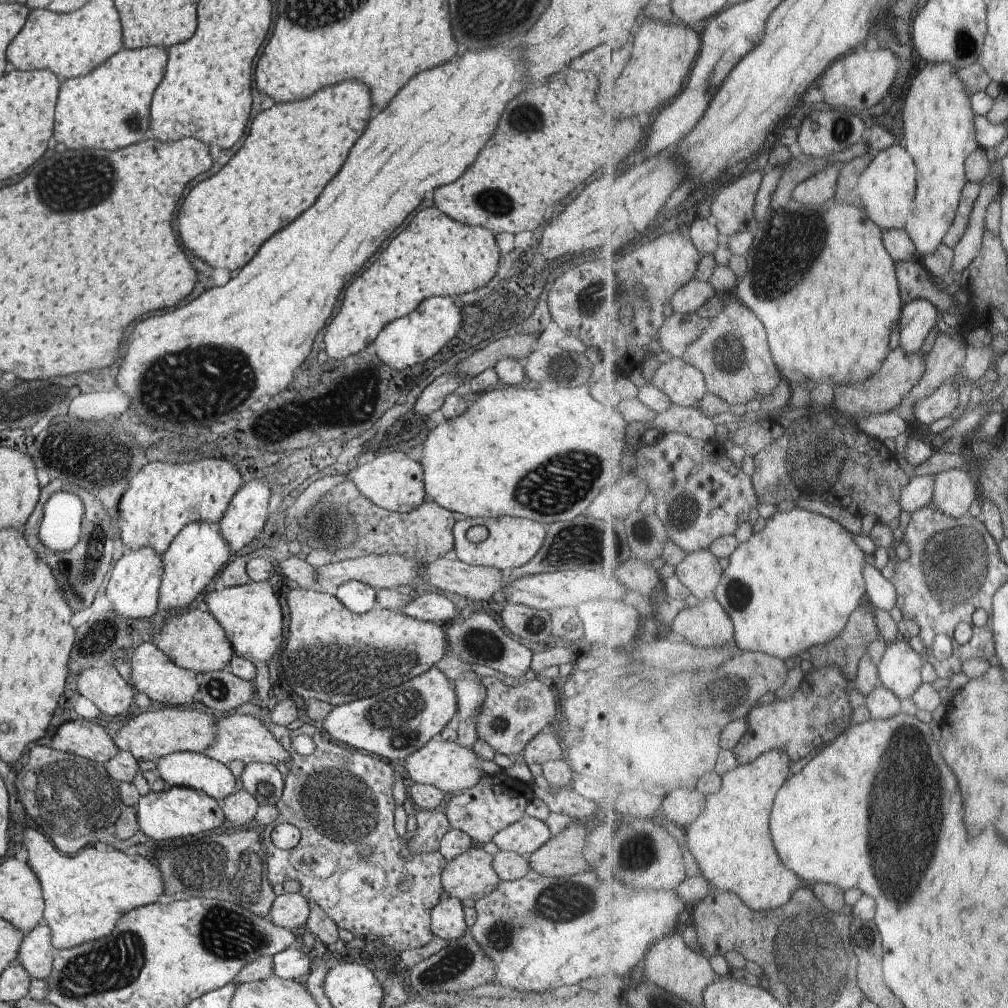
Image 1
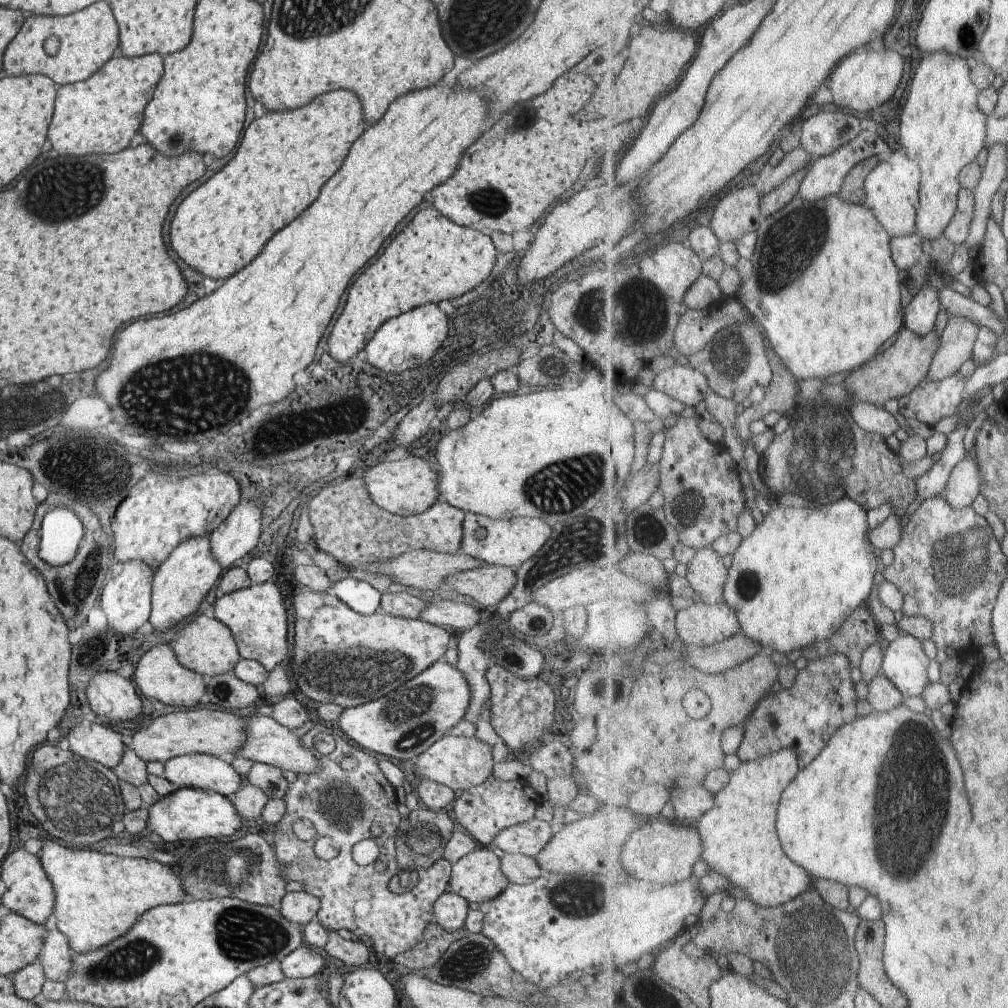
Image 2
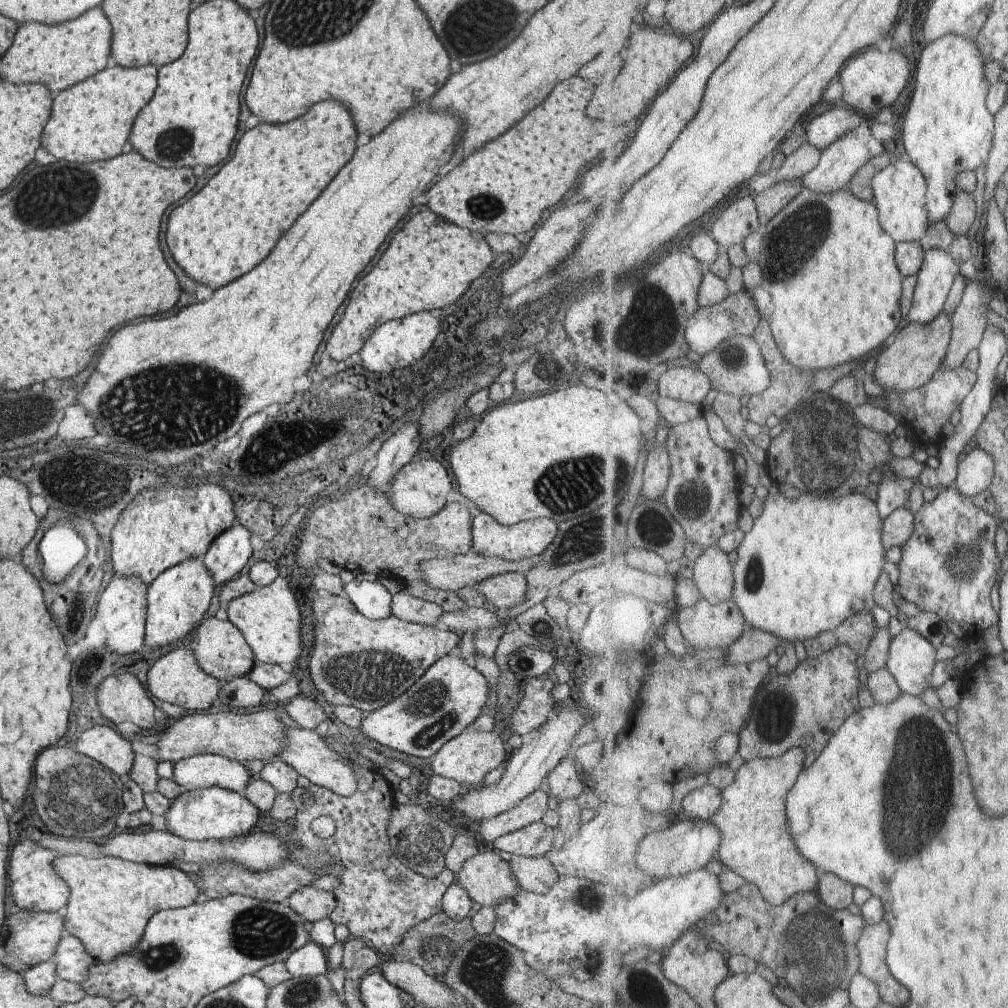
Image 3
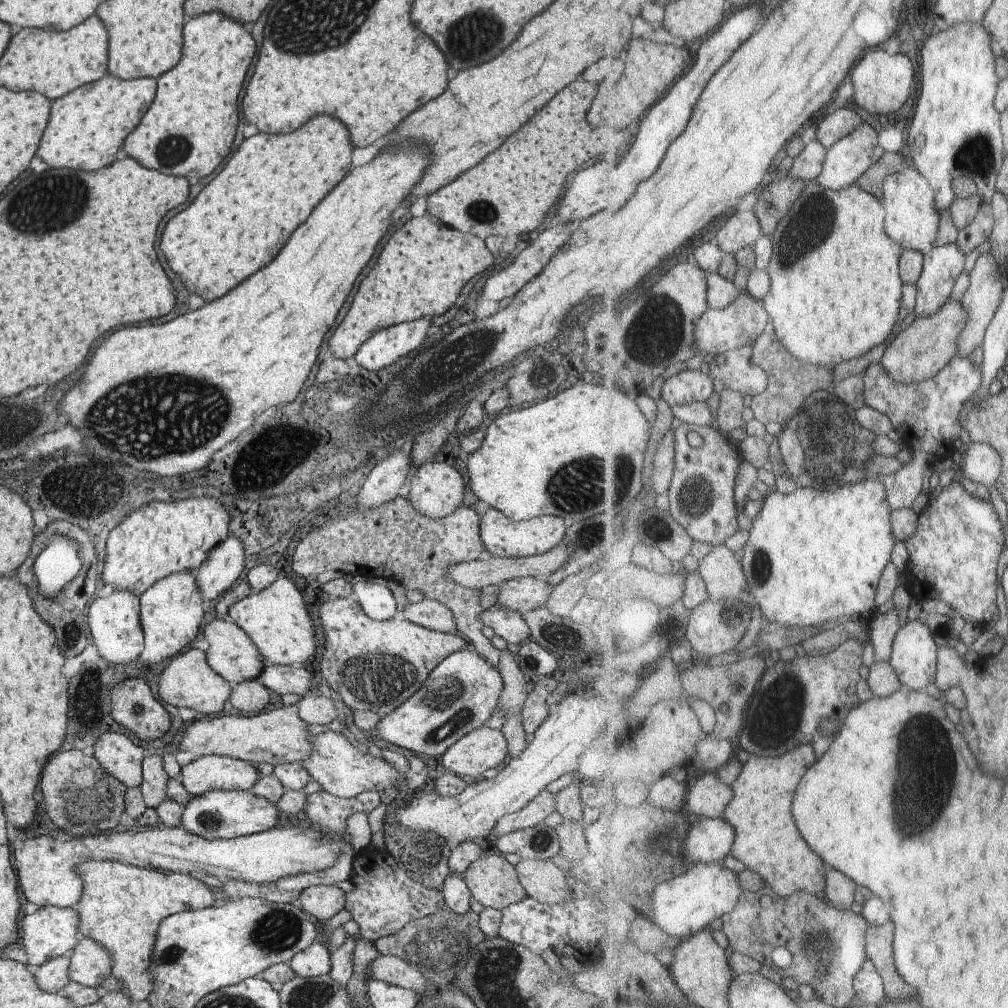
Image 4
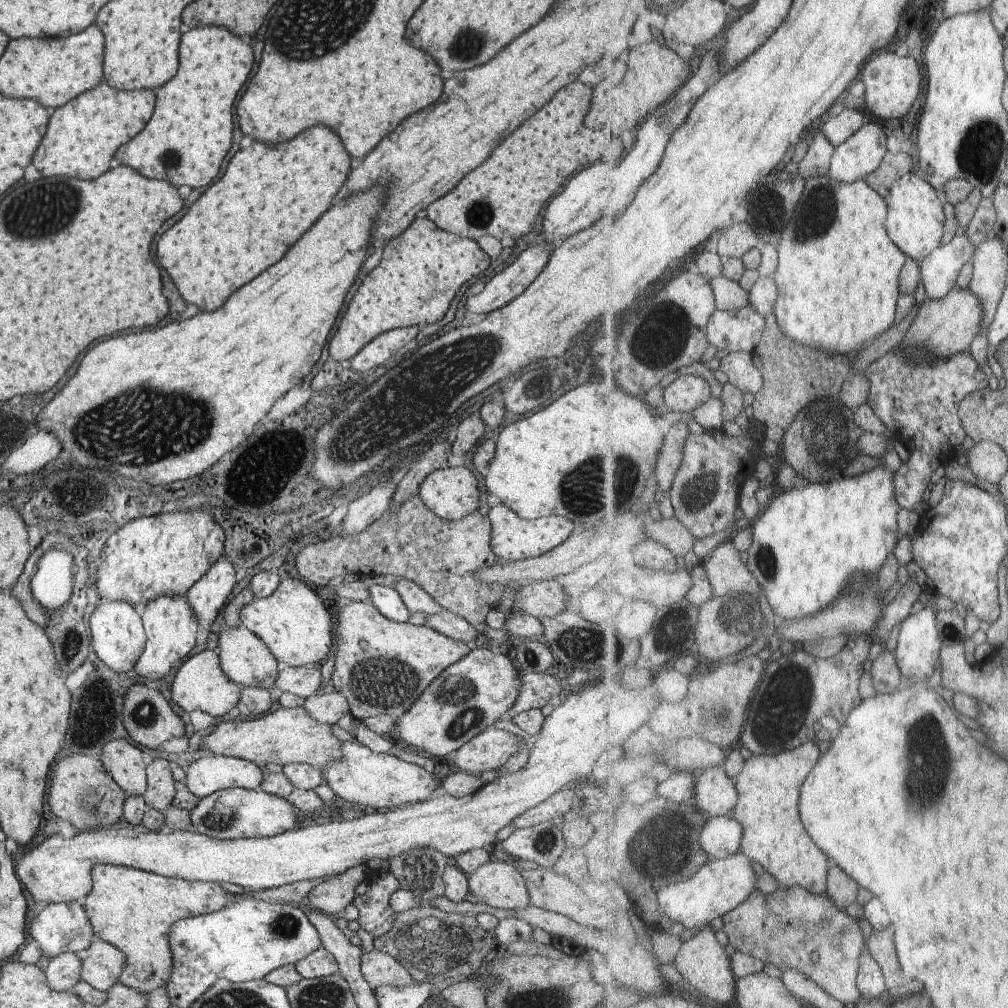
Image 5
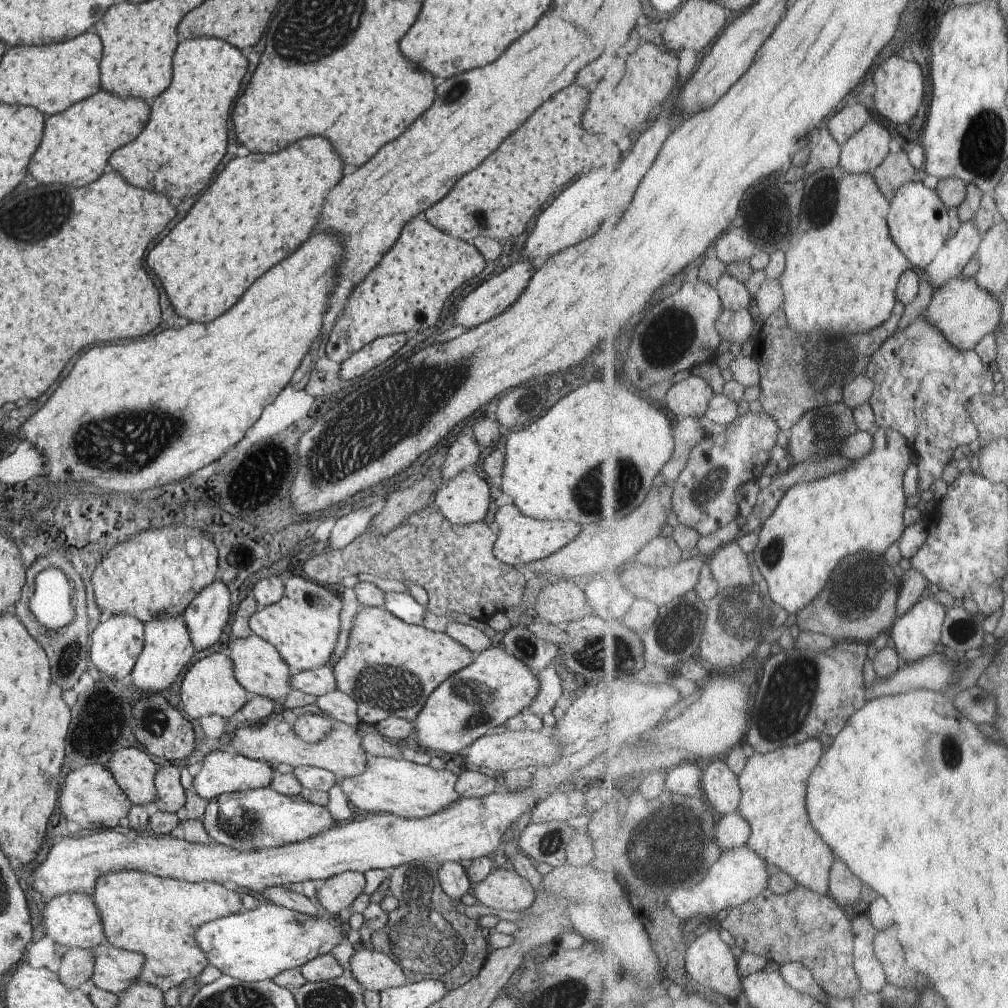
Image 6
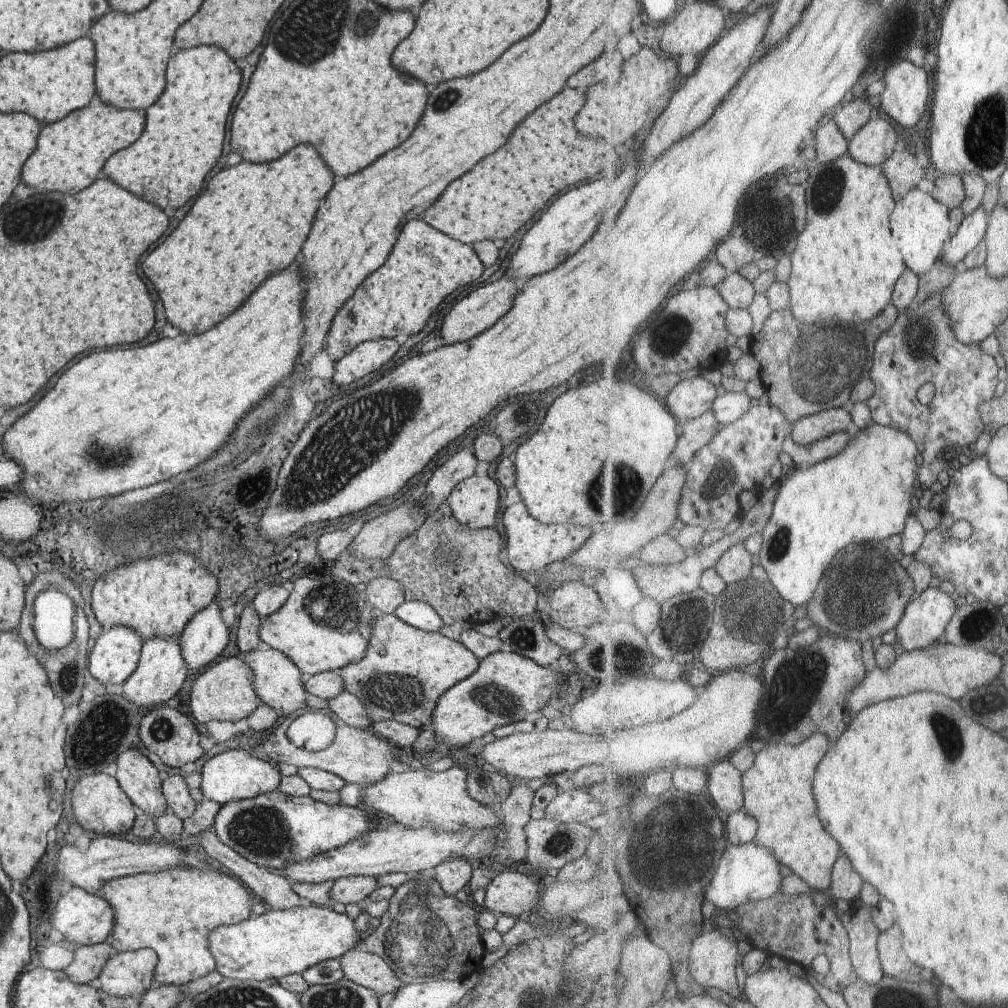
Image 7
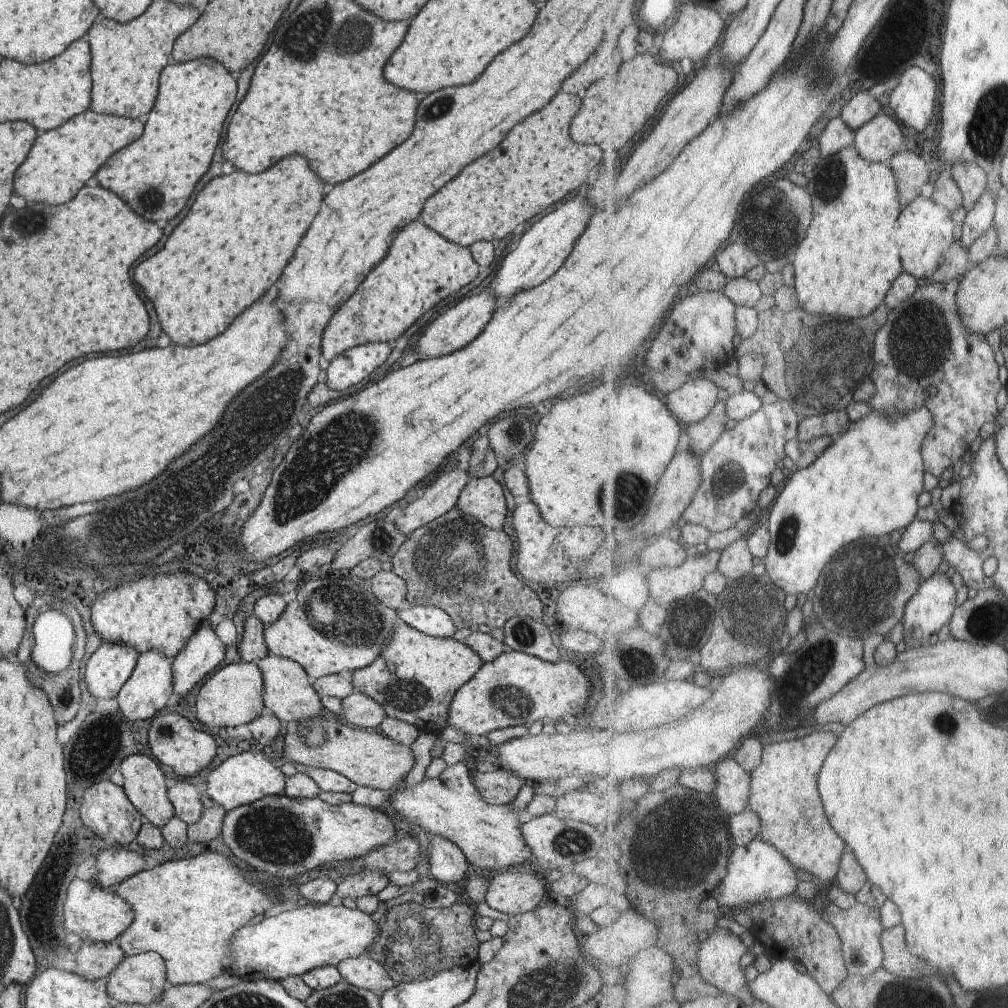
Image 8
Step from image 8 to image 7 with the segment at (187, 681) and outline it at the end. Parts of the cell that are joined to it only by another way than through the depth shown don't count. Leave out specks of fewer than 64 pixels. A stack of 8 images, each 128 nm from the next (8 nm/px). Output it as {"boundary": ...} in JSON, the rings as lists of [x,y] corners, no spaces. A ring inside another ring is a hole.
{"boundary":[[[213,601],[188,622],[183,634],[179,637],[182,657],[190,674],[199,671],[201,668],[206,669],[216,662],[228,645],[230,629],[224,625],[221,614],[222,611],[217,606],[217,603]]]}

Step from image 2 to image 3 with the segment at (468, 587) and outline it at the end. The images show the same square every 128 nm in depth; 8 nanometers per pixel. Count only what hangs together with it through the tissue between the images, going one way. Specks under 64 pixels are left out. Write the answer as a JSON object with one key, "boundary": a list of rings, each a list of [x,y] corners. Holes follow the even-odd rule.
{"boundary":[[[524,573],[498,575],[479,582],[475,588],[496,608],[505,612],[527,599],[527,576]]]}

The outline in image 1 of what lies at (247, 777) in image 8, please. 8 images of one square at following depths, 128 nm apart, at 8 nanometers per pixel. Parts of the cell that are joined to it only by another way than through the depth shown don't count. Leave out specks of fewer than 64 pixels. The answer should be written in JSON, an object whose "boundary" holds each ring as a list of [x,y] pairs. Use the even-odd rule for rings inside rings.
{"boundary":[[[182,751],[170,753],[168,756],[156,760],[158,768],[155,772],[162,777],[162,780],[170,787],[186,787],[205,792],[212,798],[222,802],[239,787],[238,778],[232,774],[228,766],[219,760],[210,758],[204,753],[193,753]]]}

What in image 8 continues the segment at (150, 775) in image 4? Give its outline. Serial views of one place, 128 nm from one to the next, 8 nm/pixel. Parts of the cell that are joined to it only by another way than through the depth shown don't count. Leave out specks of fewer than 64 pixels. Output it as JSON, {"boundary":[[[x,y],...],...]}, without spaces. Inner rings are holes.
{"boundary":[[[179,780],[167,789],[167,795],[173,804],[175,816],[183,820],[187,825],[193,825],[200,820],[204,808],[200,803],[201,791],[195,782]]]}

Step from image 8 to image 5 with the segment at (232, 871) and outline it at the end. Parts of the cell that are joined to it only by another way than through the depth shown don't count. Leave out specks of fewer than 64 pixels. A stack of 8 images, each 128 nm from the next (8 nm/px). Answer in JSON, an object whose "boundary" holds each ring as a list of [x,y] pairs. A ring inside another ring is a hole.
{"boundary":[[[96,864],[91,876],[92,890],[82,903],[94,938],[118,948],[126,956],[126,964],[121,968],[117,982],[146,995],[164,987],[170,980],[170,926],[182,918],[211,914],[229,905],[228,894],[220,883],[190,881],[104,864]]]}

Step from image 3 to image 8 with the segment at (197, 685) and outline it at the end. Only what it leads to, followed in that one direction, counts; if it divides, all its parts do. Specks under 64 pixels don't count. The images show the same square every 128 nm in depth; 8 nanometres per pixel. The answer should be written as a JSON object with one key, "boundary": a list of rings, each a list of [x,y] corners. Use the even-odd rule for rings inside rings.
{"boundary":[[[241,661],[229,664],[215,674],[200,688],[196,696],[196,718],[202,724],[218,732],[249,724],[264,711],[262,702],[262,674],[256,663]]]}

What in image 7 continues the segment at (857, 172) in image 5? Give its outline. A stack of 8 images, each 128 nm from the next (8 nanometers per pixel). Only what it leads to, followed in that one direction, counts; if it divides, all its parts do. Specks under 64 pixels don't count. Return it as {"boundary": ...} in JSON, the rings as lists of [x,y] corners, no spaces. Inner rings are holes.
{"boundary":[[[877,116],[851,141],[850,154],[862,164],[884,167],[894,154],[900,142],[896,126]]]}

